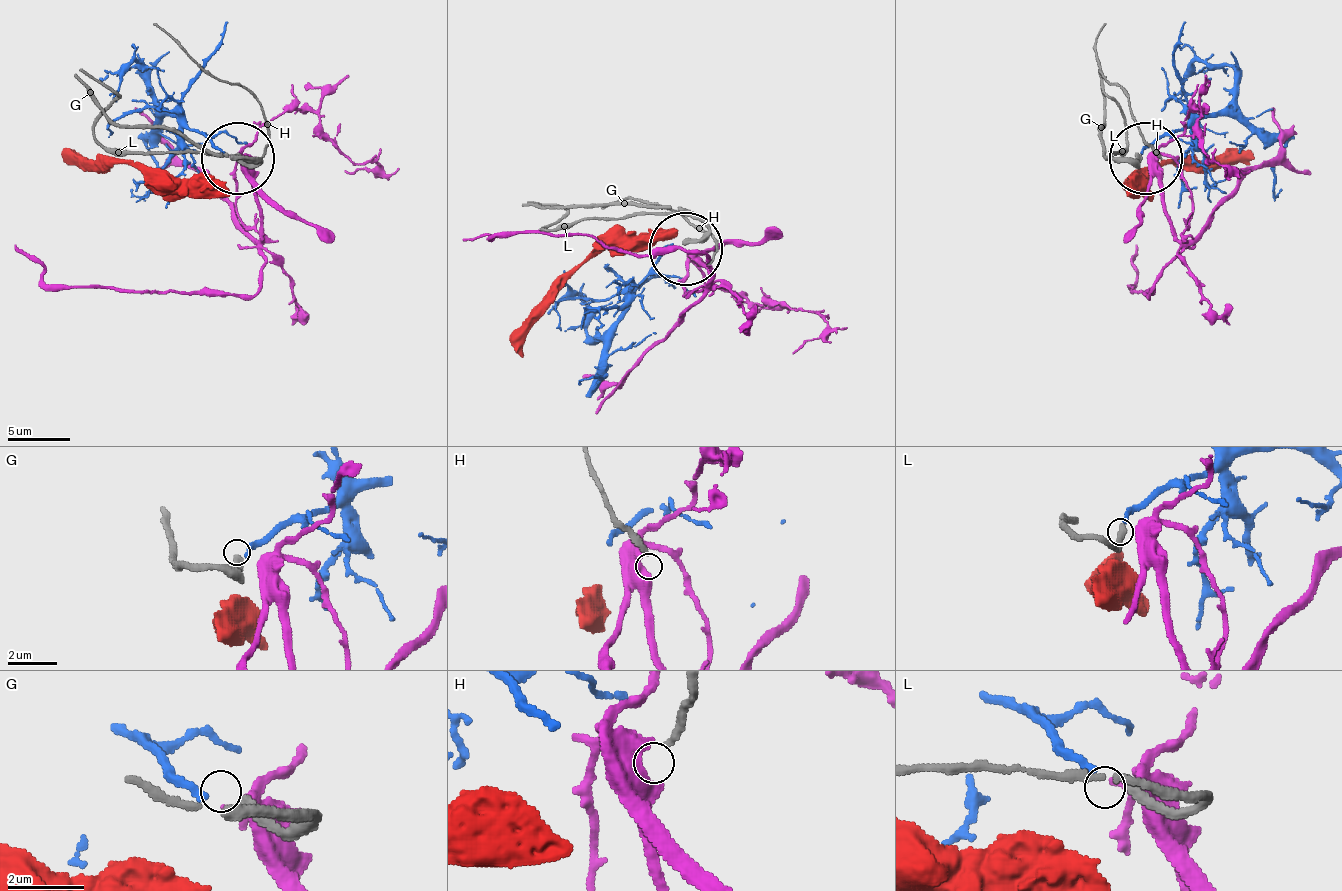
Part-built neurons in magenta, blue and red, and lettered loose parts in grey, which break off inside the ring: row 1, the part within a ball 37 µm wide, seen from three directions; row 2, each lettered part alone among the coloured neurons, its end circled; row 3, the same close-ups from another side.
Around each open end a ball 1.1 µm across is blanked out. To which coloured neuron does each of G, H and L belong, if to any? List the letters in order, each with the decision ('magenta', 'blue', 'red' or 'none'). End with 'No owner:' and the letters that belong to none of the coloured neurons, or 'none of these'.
G: none
H: none
L: blue
No owner: G, H

